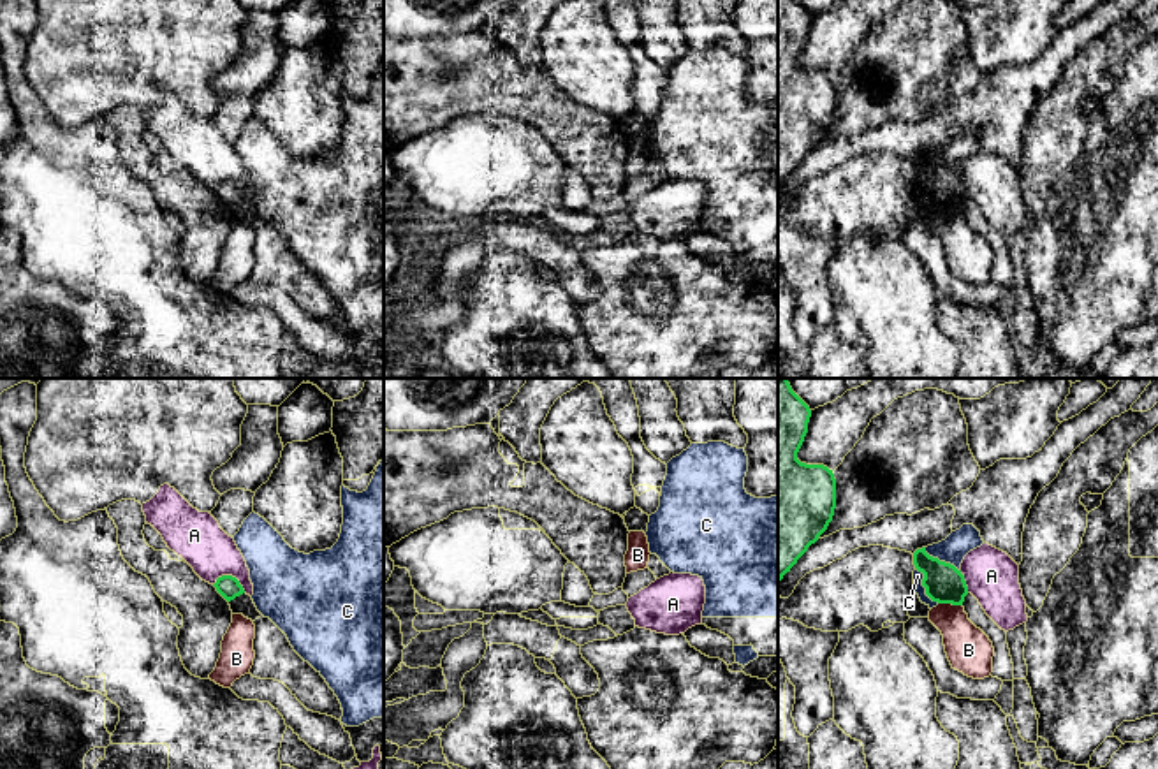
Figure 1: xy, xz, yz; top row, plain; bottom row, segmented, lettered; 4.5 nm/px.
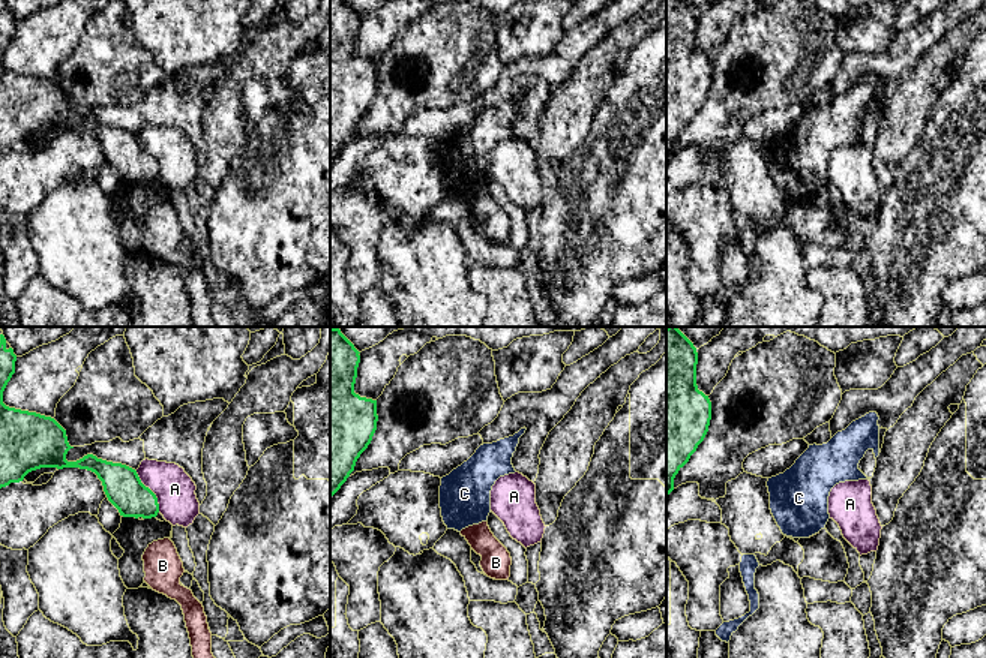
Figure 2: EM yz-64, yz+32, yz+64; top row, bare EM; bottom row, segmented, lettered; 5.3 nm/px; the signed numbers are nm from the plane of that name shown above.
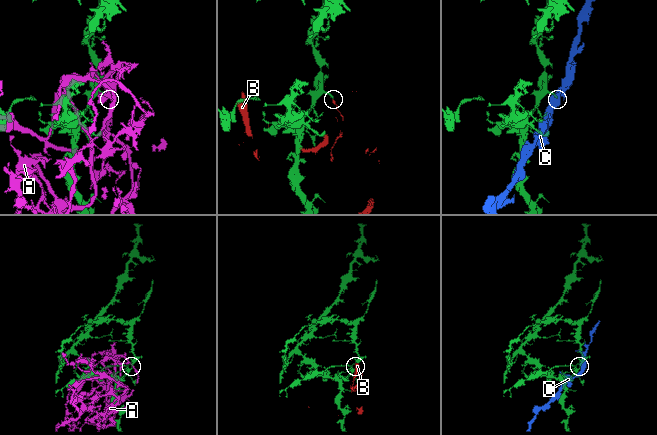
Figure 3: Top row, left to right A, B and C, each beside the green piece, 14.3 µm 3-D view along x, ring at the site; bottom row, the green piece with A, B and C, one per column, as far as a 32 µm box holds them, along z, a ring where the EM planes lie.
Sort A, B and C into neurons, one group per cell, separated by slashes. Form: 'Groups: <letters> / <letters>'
Groups: A B / C

